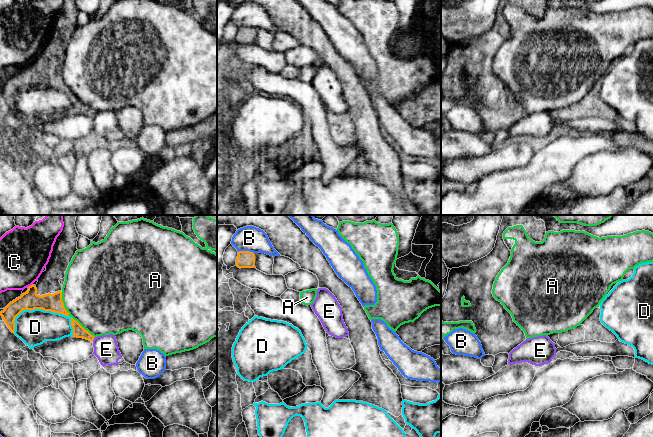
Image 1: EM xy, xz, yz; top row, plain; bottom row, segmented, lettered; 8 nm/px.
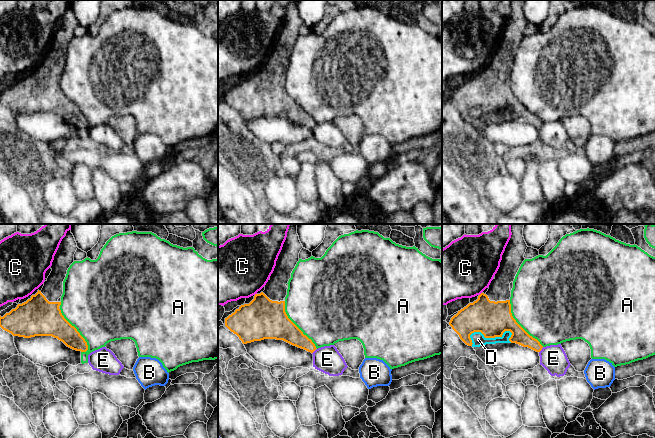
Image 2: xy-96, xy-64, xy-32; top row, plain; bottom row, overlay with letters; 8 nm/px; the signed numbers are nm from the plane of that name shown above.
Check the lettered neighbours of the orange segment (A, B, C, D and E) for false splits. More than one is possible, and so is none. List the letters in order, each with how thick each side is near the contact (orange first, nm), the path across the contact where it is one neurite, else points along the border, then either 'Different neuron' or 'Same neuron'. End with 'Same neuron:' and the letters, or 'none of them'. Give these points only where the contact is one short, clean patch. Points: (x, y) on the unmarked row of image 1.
A: Thickness 140 nm (orange) against 500 nm. Different neuron
B: Thickness 140 nm (orange) against 200 nm. Different neuron
C: Thickness 150 nm (orange) against 380 nm. Different neuron
D: Thickness 150 nm (orange) against 280 nm. Different neuron
E: Thickness 100 nm (orange) against 190 nm. Boundary: xy (95, 113), (92, 116). Different neuron
Same neuron: none of them

